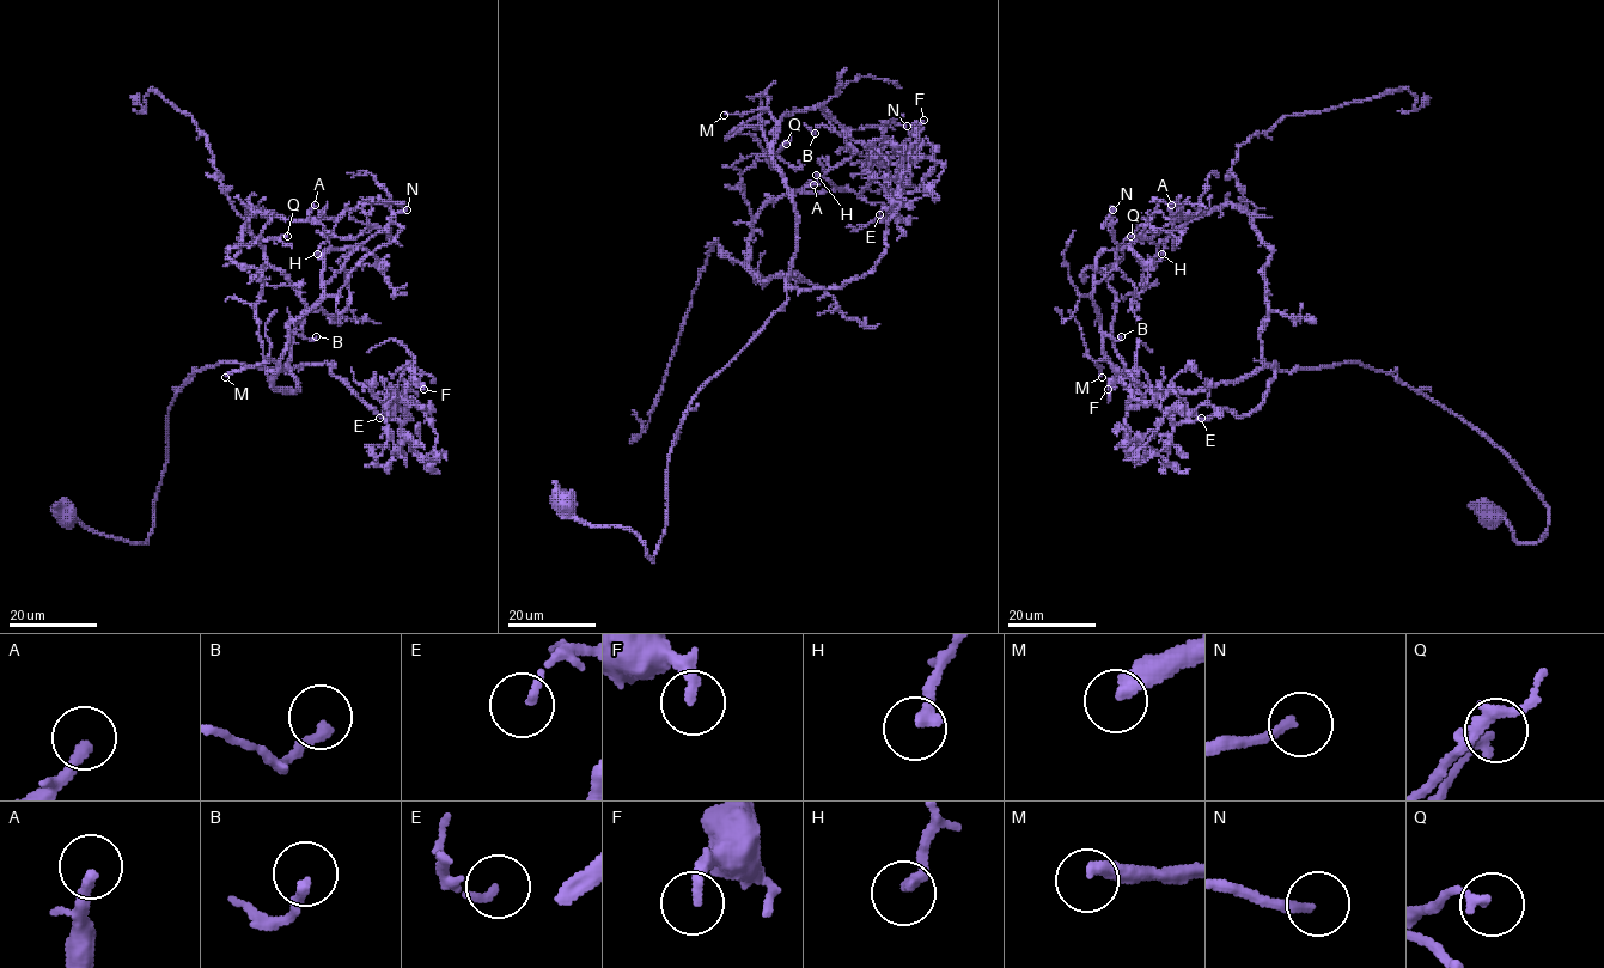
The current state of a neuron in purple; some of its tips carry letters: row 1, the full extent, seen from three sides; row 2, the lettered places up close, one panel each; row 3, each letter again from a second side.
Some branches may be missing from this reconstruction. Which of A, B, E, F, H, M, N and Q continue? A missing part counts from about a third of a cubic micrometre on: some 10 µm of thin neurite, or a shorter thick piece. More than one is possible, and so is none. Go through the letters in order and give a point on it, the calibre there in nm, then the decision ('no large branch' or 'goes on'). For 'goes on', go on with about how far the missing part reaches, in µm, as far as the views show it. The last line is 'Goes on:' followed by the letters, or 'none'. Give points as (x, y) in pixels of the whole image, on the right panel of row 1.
A: at (1171, 205); 260 nm thick; goes on; about 15 µm are missing
B: at (1121, 336); 240 nm thick; no large branch
E: at (1201, 418); 180 nm thick; no large branch
F: at (1108, 389); 240 nm thick; no large branch
H: at (1162, 254); 280 nm thick; no large branch
M: at (1102, 377); 360 nm thick; goes on; about 45 µm are missing
N: at (1112, 209); 220 nm thick; goes on; about 4 µm are missing
Q: at (1130, 236); 220 nm thick; no large branch
Goes on: A, M, N

